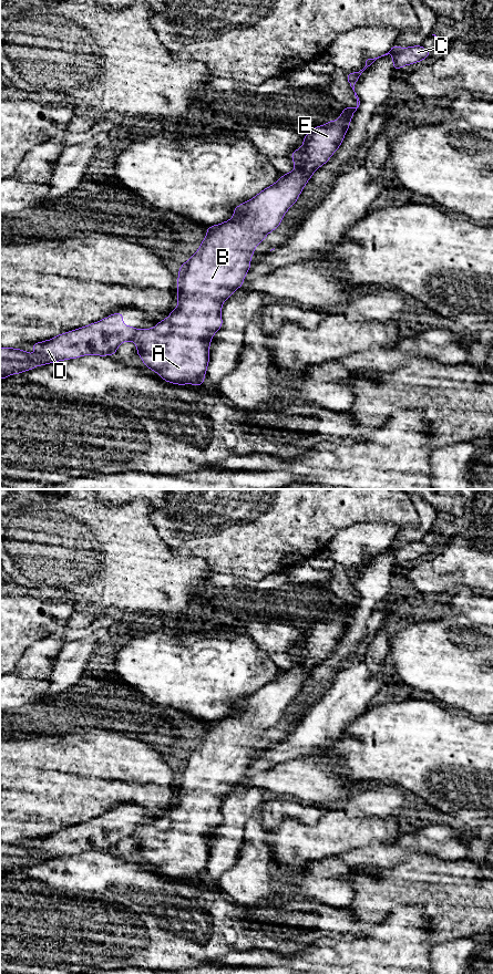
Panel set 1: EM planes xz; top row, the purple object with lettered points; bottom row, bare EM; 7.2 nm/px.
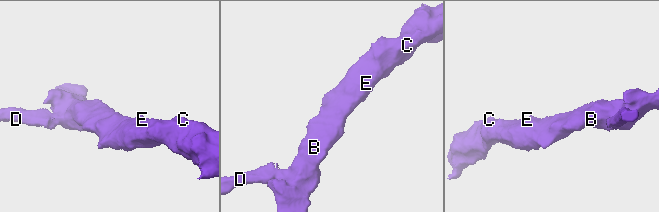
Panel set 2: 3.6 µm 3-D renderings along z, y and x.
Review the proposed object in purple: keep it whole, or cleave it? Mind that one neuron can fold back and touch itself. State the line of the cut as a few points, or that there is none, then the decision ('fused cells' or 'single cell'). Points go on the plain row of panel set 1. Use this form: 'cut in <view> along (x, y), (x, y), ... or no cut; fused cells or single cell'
cut in xz along (137, 826), (131, 836); fused cells

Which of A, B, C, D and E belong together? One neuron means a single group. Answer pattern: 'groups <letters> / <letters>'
groups A B C E / D

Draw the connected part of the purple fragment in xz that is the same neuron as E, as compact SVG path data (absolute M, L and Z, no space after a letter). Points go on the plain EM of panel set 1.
M355 588L357 602L346 604L341 608L337 616L329 616L325 621L314 623L304 632L304 640L299 645L290 650L296 664L288 670L283 671L275 680L265 684L254 694L235 703L234 713L225 718L207 723L206 734L201 738L201 744L193 753L185 757L178 766L177 775L177 804L170 811L157 818L155 823L137 826L133 838L136 840L138 850L145 860L145 863L155 867L163 875L172 880L203 882L206 866L209 859L209 840L213 831L219 827L223 821L220 811L223 799L234 789L234 787L244 780L244 774L250 763L250 754L254 752L254 745L266 734L266 732L277 725L287 706L298 696L305 681L311 674L312 670L325 661L332 650L340 643L343 633L349 624L350 616L360 601L359 593Z

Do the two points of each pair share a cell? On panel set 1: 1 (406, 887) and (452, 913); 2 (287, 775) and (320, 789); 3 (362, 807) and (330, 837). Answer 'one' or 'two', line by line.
1: one
2: one
3: two

